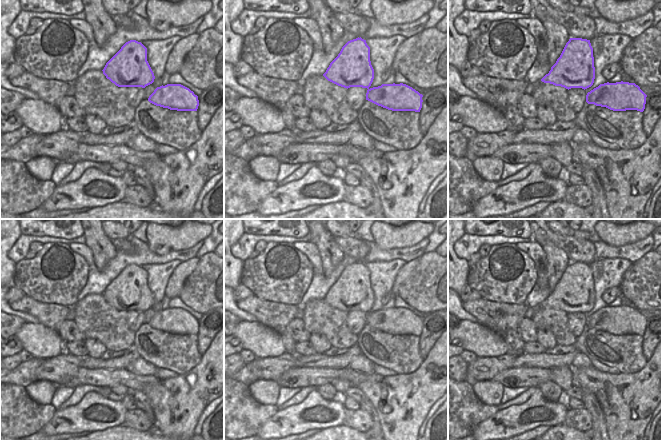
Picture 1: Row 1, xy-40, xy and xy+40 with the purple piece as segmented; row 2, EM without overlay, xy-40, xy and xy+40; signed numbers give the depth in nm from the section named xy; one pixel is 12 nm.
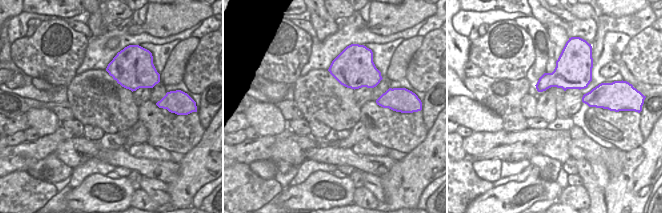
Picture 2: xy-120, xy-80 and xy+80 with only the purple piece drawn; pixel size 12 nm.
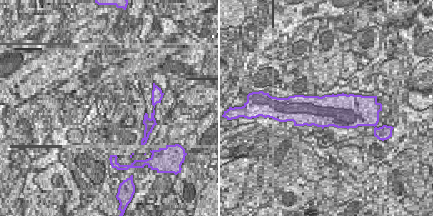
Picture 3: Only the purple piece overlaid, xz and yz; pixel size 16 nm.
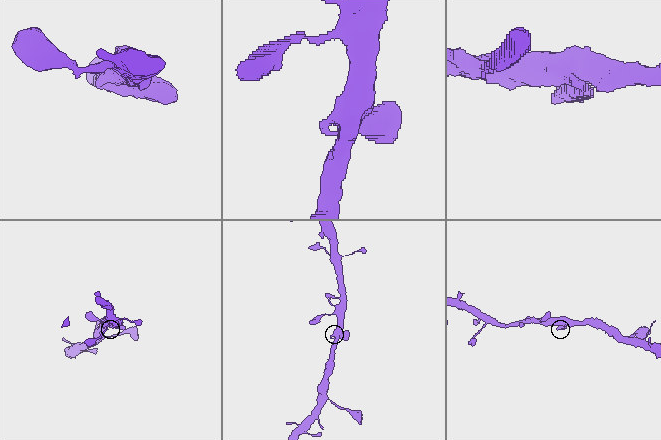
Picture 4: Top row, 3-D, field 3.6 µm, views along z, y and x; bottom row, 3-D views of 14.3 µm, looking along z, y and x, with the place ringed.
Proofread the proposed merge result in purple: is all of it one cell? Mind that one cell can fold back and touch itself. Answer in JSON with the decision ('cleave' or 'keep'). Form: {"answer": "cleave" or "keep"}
{"answer": "keep"}

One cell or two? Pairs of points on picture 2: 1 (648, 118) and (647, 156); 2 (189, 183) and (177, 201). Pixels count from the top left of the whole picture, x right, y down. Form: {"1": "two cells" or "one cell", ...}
{"1": "two cells", "2": "one cell"}

